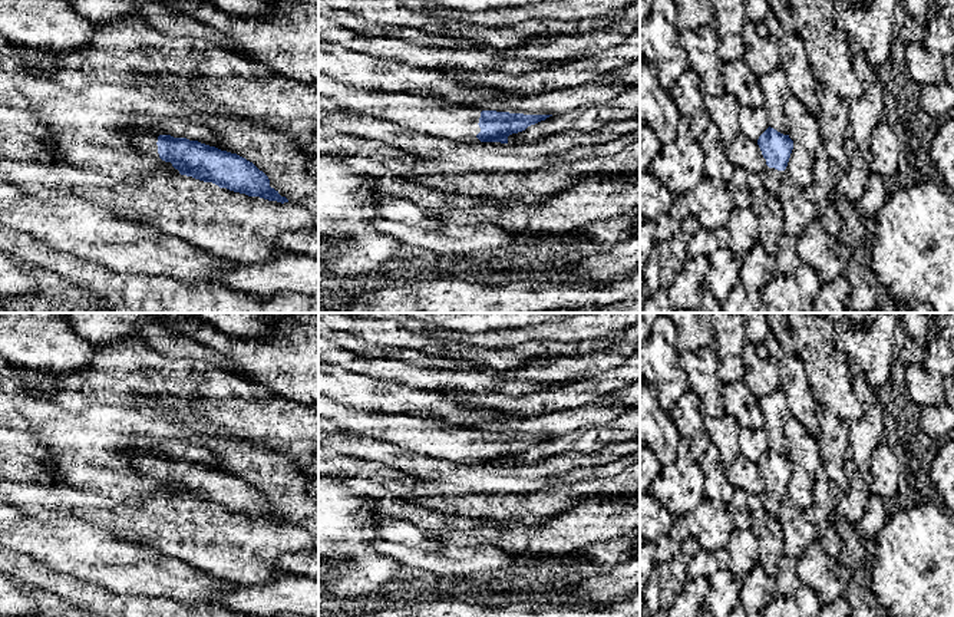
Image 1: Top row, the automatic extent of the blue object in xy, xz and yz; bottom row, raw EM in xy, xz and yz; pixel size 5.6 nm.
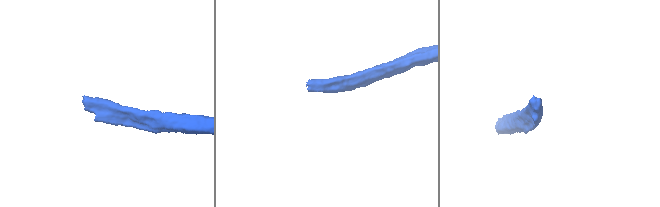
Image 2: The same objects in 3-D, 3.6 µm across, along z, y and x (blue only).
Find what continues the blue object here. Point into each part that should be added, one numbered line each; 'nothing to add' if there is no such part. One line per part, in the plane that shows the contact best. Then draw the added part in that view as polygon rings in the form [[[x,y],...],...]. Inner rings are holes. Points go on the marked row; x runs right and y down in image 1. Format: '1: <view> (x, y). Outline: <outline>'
1: xz (433, 118). Outline: [[[318,72],[318,96],[340,103],[346,110],[416,129],[428,136],[479,143],[479,108],[407,95],[373,92],[344,85]]]

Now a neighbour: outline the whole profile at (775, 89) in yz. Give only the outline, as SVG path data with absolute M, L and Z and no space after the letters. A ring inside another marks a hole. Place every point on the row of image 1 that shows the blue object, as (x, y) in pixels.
M778 66L776 69L759 76L757 82L765 99L763 108L769 116L769 126L783 135L788 135L789 121L783 113L783 105L792 95L792 90L788 85L785 70Z

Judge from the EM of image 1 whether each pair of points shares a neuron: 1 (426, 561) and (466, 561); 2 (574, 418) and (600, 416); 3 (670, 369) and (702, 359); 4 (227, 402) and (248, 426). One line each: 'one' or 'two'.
1: one
2: one
3: two
4: one

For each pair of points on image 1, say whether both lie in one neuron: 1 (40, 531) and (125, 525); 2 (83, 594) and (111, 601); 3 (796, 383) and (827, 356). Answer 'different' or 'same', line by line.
1: different
2: different
3: different

